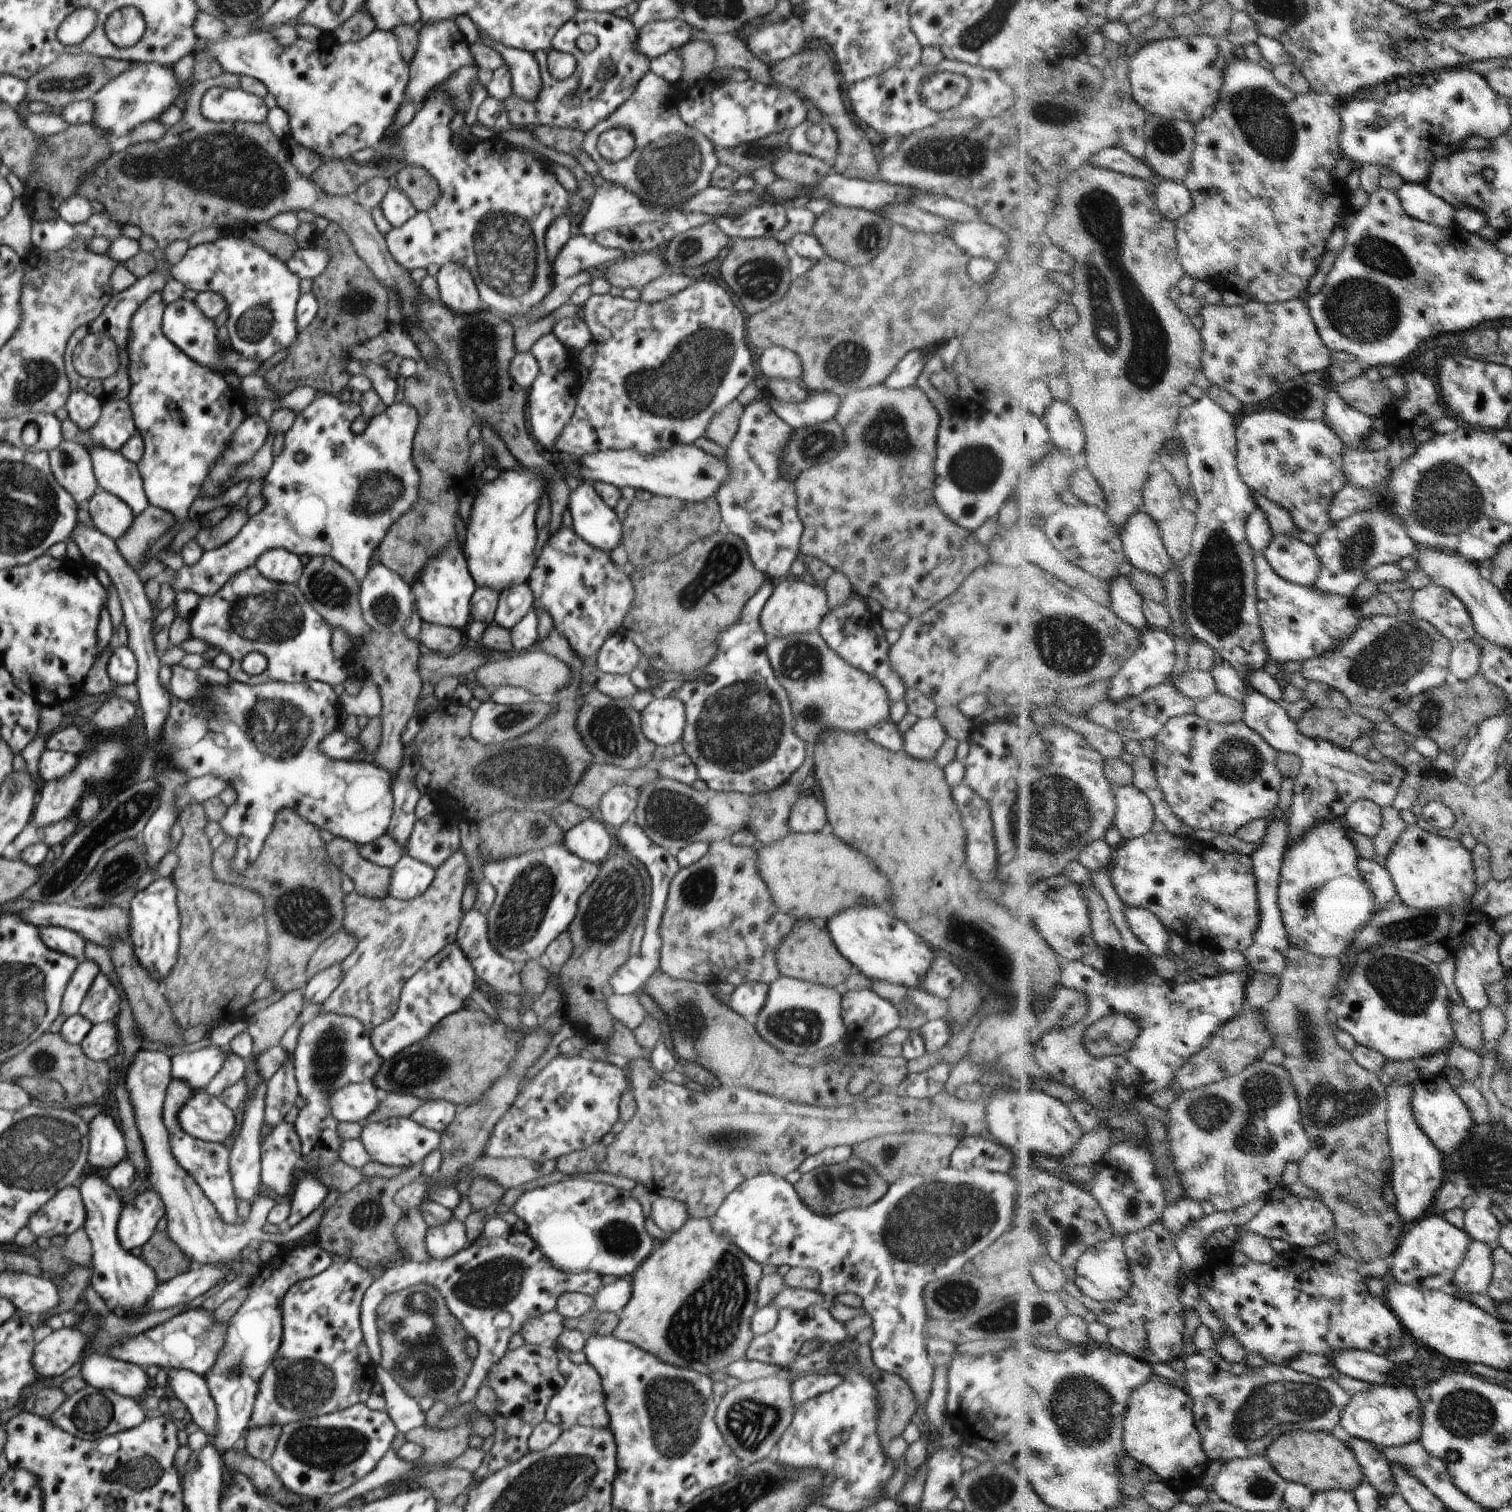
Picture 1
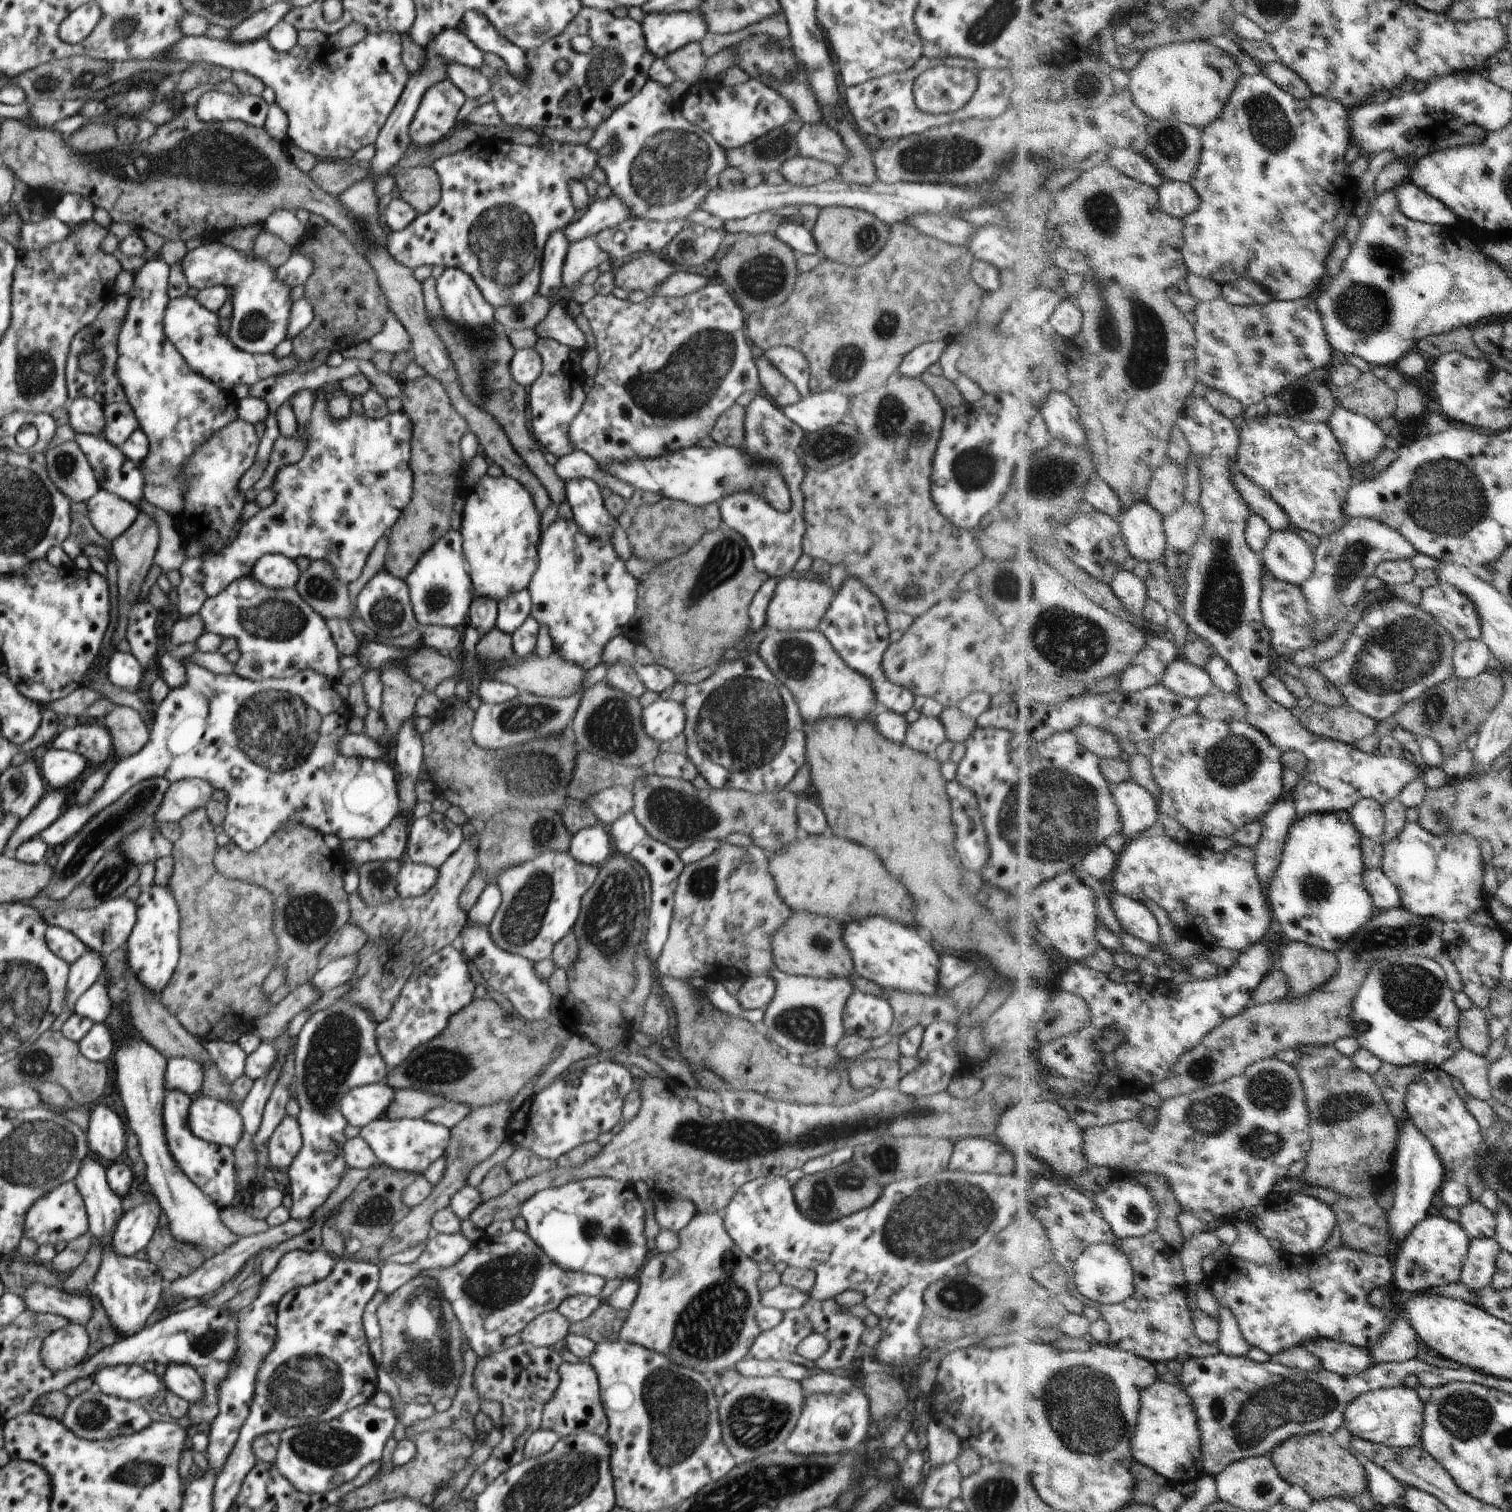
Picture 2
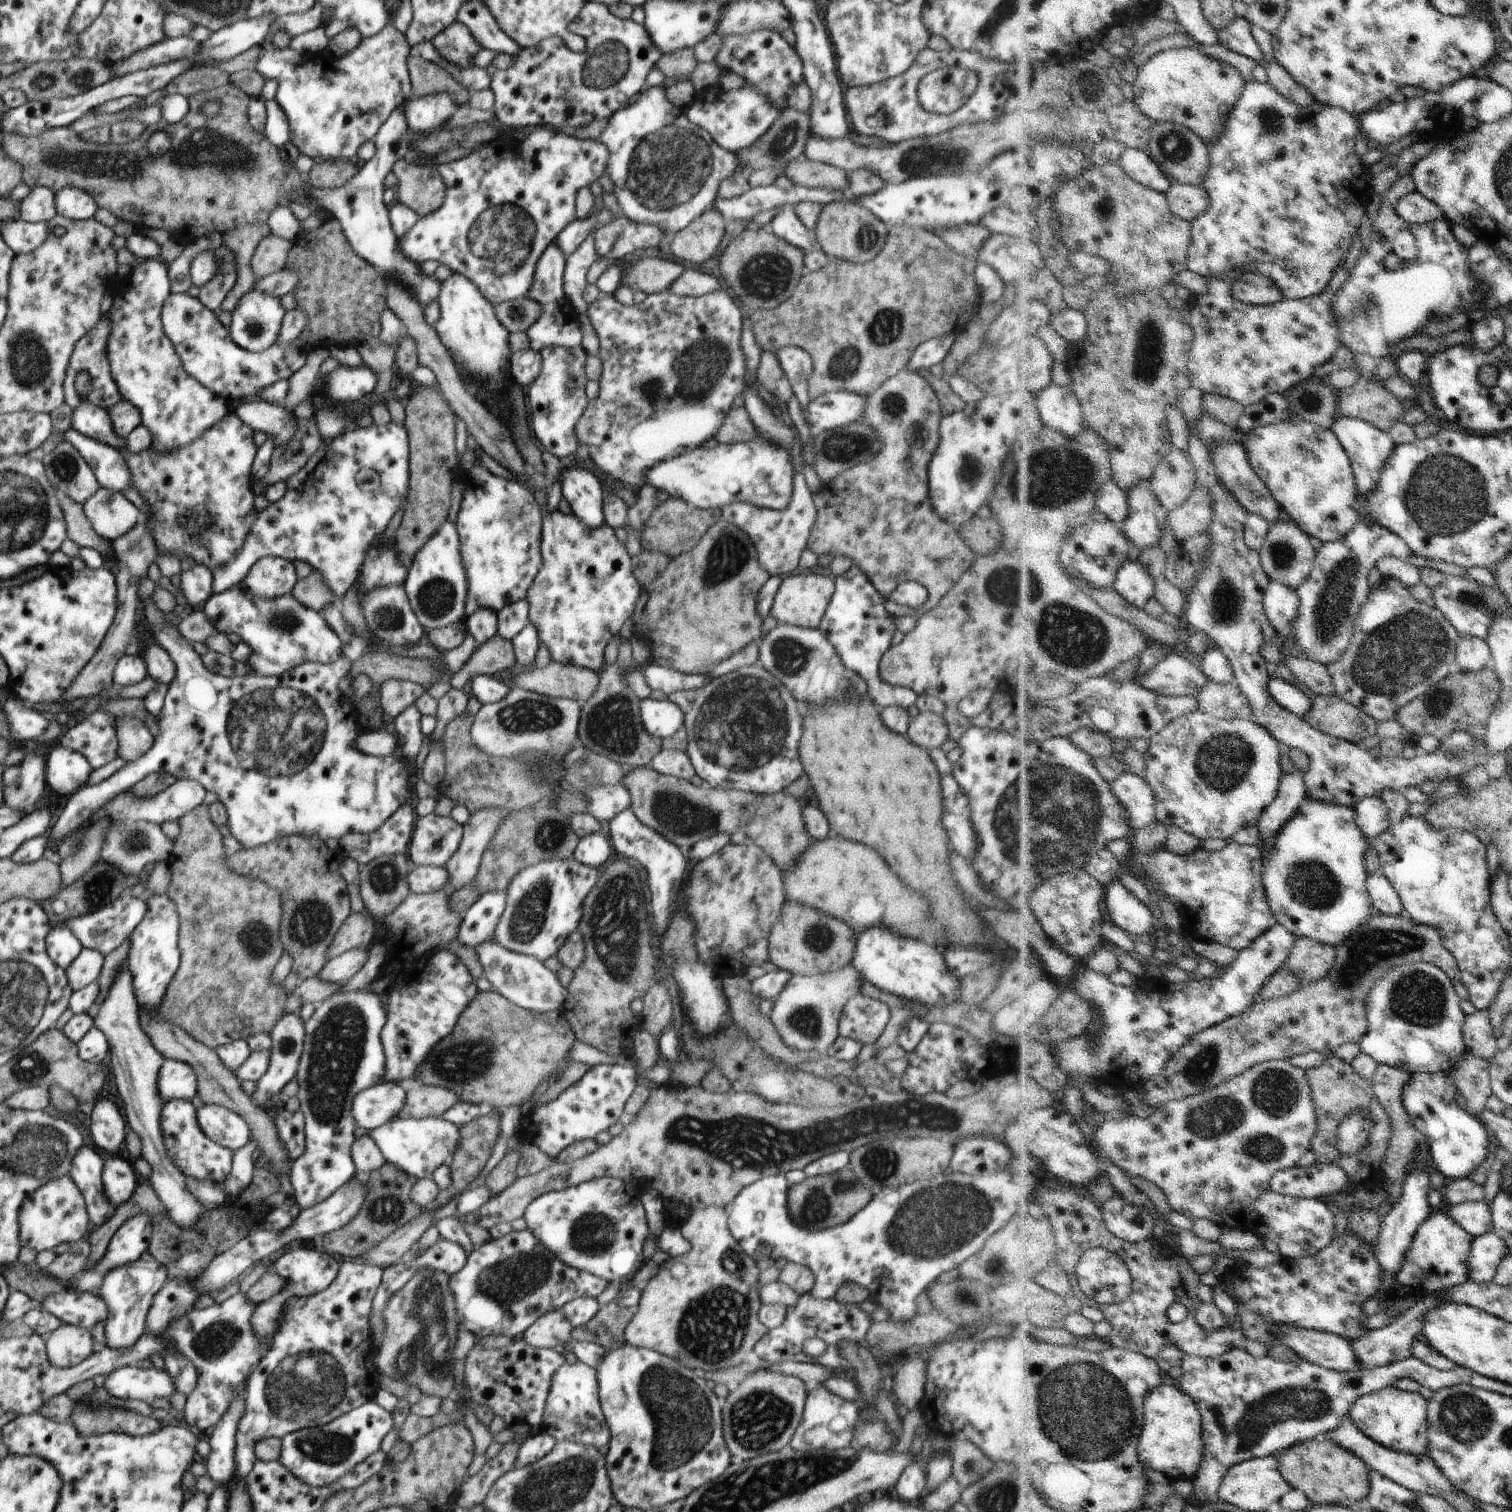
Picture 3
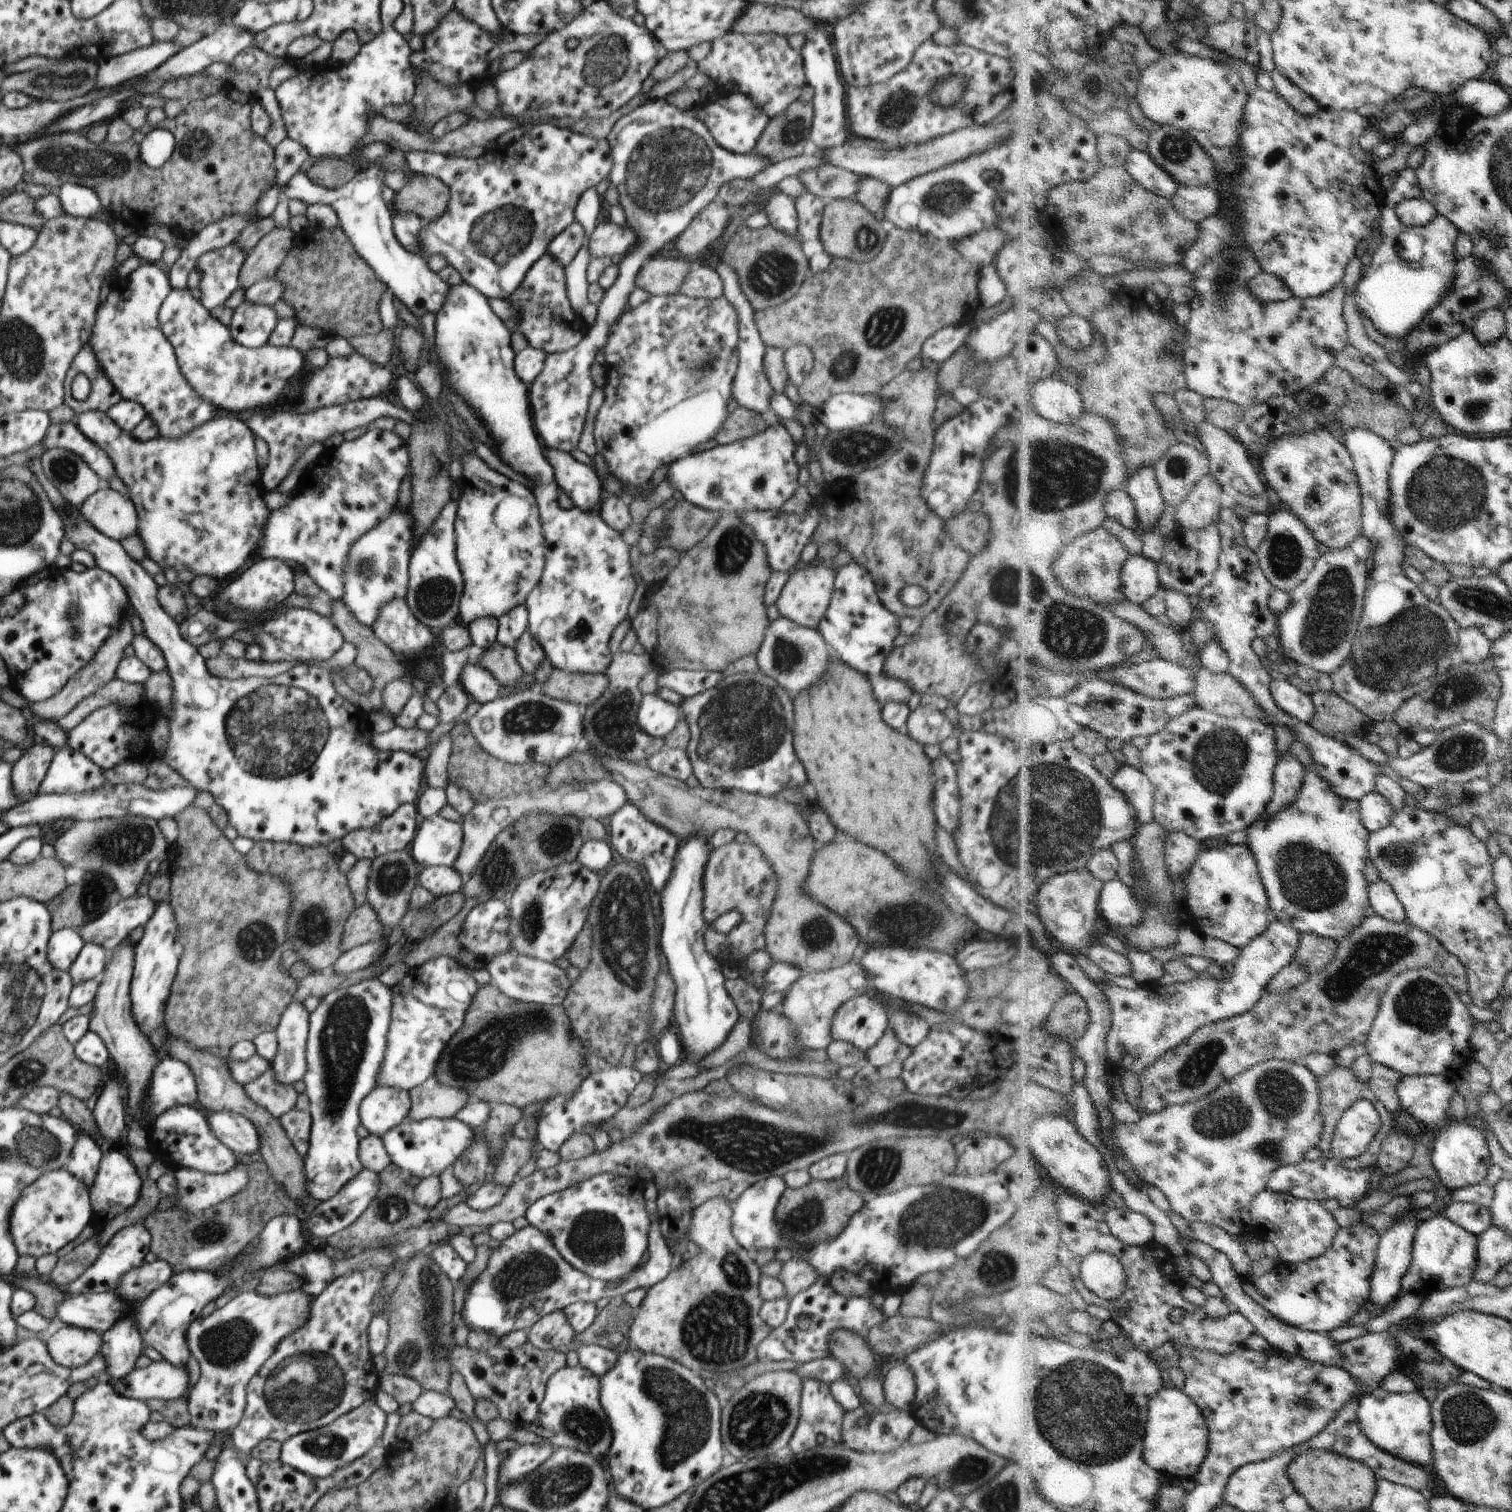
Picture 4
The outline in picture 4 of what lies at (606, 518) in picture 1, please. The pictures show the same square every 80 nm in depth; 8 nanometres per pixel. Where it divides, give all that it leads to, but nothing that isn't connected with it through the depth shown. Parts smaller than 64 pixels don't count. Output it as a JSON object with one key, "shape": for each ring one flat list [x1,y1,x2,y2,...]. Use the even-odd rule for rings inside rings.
{"shape":[[548,447,544,453,553,466,559,488,570,496,575,507,595,511,602,498,603,486,594,468,558,449]]}

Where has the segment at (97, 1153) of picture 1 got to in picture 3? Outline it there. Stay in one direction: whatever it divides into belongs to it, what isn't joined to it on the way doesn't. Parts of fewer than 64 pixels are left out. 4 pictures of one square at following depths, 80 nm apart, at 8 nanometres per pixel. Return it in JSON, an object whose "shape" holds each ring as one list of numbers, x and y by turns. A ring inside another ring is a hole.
{"shape":[[108,1099,98,1100,92,1110,87,1139,97,1149,113,1155,127,1138,128,1129,118,1106]]}

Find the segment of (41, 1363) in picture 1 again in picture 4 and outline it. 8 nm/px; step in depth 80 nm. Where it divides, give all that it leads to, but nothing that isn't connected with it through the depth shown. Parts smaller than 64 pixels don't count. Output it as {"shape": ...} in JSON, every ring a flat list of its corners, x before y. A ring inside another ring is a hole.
{"shape":[[69,1325,49,1338,47,1349,54,1362,75,1369,88,1364,100,1353,102,1339,95,1330]]}

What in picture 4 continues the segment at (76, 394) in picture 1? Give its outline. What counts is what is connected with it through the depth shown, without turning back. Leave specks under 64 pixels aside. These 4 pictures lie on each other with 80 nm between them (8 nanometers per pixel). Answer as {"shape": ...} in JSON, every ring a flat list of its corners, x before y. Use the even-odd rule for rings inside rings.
{"shape":[[89,410,76,418,75,422,80,432,111,458,115,472,128,487,128,496,135,504,138,517,137,535,139,536,140,543,142,543,142,548,144,548,145,554,156,564,159,564,162,570,172,569,177,573,180,570,191,570,198,577,206,575,220,583,236,577,238,573,244,570,250,562,252,552,259,548,258,544,265,527,265,522,272,512,266,505,266,502,264,502,267,490,262,484,262,472,259,471,258,462,256,461,256,450,254,449,256,435,244,422,244,418,234,416,233,414,218,416,218,418,216,417,209,420,209,422,202,423,200,427,193,428,192,431,188,431,185,435,180,435,176,439,158,436,146,442,138,440,131,432,123,431,104,411]]}

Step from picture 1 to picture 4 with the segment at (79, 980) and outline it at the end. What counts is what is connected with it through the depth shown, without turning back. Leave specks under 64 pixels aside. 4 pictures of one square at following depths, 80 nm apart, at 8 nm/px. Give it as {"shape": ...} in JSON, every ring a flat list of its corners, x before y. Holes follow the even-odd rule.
{"shape":[[91,942,85,943,68,970,73,984,102,976,107,959,107,952,103,946]]}

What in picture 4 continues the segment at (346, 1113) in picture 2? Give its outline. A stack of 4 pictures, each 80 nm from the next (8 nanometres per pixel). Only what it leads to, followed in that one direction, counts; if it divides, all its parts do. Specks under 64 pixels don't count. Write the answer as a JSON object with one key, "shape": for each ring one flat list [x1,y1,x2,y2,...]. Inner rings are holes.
{"shape":[[376,1087,360,1103,359,1117,370,1135,383,1137,391,1128,408,1120,410,1109,408,1091]]}

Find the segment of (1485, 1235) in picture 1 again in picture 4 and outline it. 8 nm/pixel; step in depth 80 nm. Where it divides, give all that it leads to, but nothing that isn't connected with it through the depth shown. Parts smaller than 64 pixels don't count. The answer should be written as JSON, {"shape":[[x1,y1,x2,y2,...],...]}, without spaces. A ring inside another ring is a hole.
{"shape":[[1448,1202,1444,1214,1476,1236,1493,1224,1491,1210,1476,1203]]}

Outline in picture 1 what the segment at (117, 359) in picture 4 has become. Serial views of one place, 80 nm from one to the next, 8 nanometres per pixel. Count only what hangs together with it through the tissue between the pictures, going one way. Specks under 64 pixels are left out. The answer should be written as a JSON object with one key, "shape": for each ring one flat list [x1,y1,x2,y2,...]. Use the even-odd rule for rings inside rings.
{"shape":[[154,292,150,294,140,306,138,306,137,312,134,312,134,318,130,322,130,340,128,340,128,354,130,354,130,366,128,366,128,374,130,374,130,382,132,382,132,388,130,388,129,394,129,404,133,411,133,416,135,419,135,424,137,427,137,433,142,436,144,440,144,455,140,462,137,463,140,476,142,476,144,491,146,492,146,498,150,502,150,505,158,506,163,510,168,510,177,522,188,520,188,511,192,506,192,503,196,498,201,496,202,484,208,476,208,472,212,470,212,466,218,462,218,458,222,456,222,452,228,448,228,444,234,440,234,430,237,430,238,426,244,422,248,417,246,413,246,404,243,398,240,397,239,392,236,388,230,388,226,380,224,380,222,374,194,362,190,356,186,356,182,350,179,350,166,336,164,336,161,325,164,315,164,310,166,309,166,304,162,300,161,292]]}

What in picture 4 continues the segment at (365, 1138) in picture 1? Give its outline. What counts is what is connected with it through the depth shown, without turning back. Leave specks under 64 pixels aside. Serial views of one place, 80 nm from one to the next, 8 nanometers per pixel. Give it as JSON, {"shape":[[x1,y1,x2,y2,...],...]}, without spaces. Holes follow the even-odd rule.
{"shape":[[456,1117,427,1118,421,1121,406,1120,380,1138,392,1163,403,1171,423,1179,439,1175,445,1168,453,1165,456,1159,475,1143,475,1129]]}

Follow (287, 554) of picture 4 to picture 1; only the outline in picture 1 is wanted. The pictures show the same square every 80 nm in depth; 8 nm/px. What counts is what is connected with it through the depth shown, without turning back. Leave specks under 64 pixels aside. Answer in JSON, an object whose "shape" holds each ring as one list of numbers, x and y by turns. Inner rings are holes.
{"shape":[[332,394,318,395,308,408,304,408,277,446,282,452,273,458,273,466,264,478,259,497,263,501,263,508,251,516,242,530,227,544,204,552,196,564,176,570,170,580,170,588,175,592,193,592,200,597,212,596,232,576,255,566,256,560,272,548,284,548,298,557,303,554,311,557,330,556,348,568,358,583,361,583,375,550,379,548,388,530,417,502,422,478,413,456,418,410,405,401,394,403,387,406,386,411,379,416,374,416,364,432,354,433,352,425,360,416,360,410,360,405,351,400,348,403,340,401,339,396],[298,452,306,456,302,462,295,460]]}

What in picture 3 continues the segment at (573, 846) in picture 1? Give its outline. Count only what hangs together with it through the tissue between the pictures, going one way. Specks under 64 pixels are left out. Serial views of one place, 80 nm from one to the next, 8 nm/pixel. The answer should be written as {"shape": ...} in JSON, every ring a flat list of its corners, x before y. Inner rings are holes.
{"shape":[[607,834,584,835,577,844,573,857,582,864,601,869,615,856]]}

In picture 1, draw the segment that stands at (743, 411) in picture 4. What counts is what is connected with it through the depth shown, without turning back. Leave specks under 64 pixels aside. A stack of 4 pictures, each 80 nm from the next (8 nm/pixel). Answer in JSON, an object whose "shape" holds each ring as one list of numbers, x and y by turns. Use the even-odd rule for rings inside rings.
{"shape":[[738,400,726,404,714,418,710,420,704,437,720,445,723,449,728,448,728,444,732,442,736,430,740,423,745,406,742,406]]}

